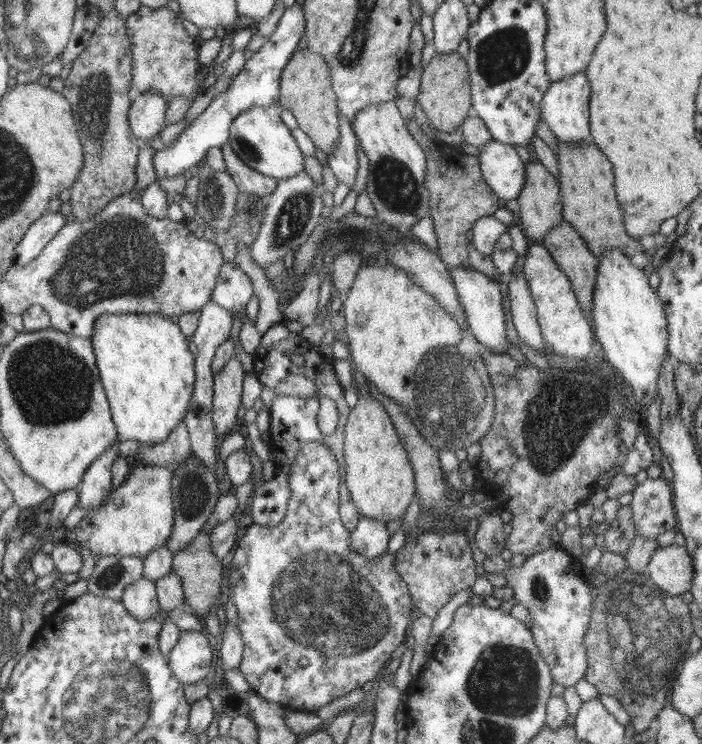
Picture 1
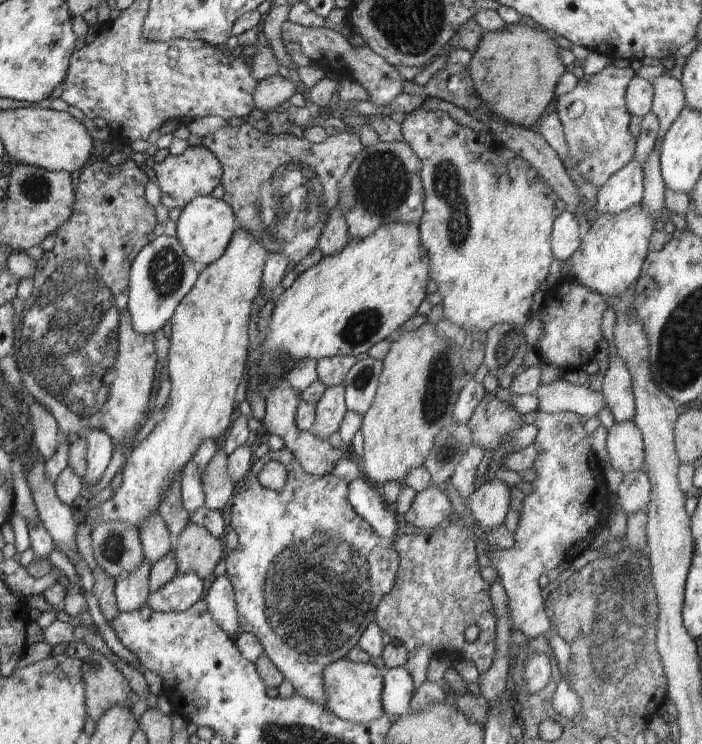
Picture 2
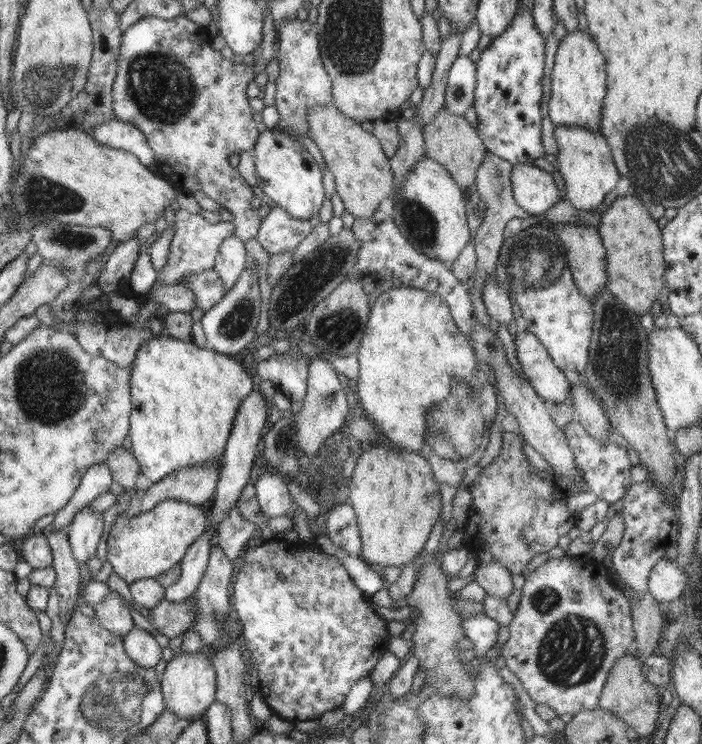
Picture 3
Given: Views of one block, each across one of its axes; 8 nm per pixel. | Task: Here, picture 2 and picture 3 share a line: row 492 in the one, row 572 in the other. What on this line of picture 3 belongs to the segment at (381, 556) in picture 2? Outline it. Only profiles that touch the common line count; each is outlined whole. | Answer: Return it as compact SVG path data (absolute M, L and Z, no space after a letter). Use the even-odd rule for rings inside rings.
M272 538L263 541L259 545L250 544L248 549L243 552L242 567L238 570L233 584L232 598L234 598L234 608L242 624L242 635L240 641L243 648L247 650L247 657L252 659L258 672L259 692L263 700L268 704L273 713L287 722L296 724L297 722L313 721L320 719L324 712L332 711L340 707L347 698L352 686L364 677L368 677L384 653L389 651L390 634L387 629L387 622L374 611L370 606L368 597L354 584L354 581L344 568L344 565L330 553L324 552L314 541L311 545L298 541L291 543L284 538Z

